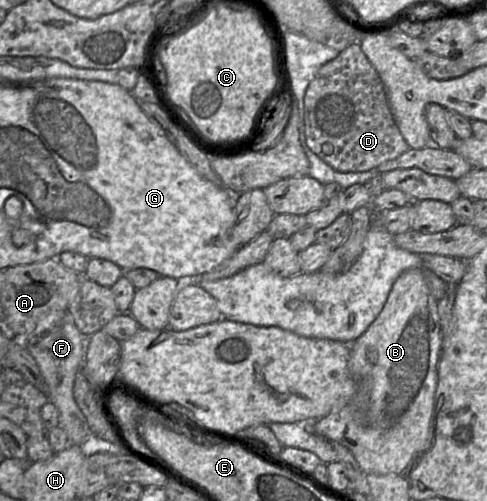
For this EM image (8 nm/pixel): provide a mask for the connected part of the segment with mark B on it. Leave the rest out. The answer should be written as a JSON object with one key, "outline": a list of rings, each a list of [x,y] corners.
{"outline":[[[421,267],[403,272],[394,282],[378,317],[350,344],[349,372],[358,386],[352,400],[339,410],[309,424],[316,435],[347,447],[366,475],[404,475],[421,454],[428,439],[443,335],[437,300],[429,288],[425,270]]]}

